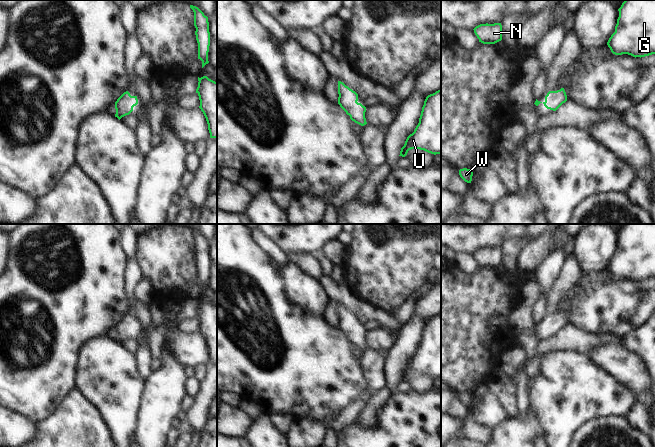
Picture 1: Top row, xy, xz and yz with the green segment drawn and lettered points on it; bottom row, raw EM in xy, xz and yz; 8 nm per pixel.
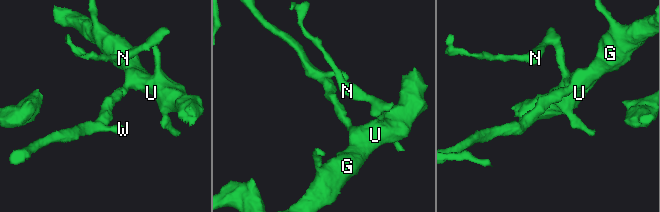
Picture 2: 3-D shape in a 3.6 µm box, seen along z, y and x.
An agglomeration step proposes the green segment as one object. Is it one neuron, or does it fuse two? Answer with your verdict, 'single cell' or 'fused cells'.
single cell

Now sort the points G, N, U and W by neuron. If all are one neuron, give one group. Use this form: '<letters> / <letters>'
G N U W

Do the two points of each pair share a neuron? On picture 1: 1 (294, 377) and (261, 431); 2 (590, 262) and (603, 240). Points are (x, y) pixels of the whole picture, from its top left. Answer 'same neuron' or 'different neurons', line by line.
1: different neurons
2: same neuron

